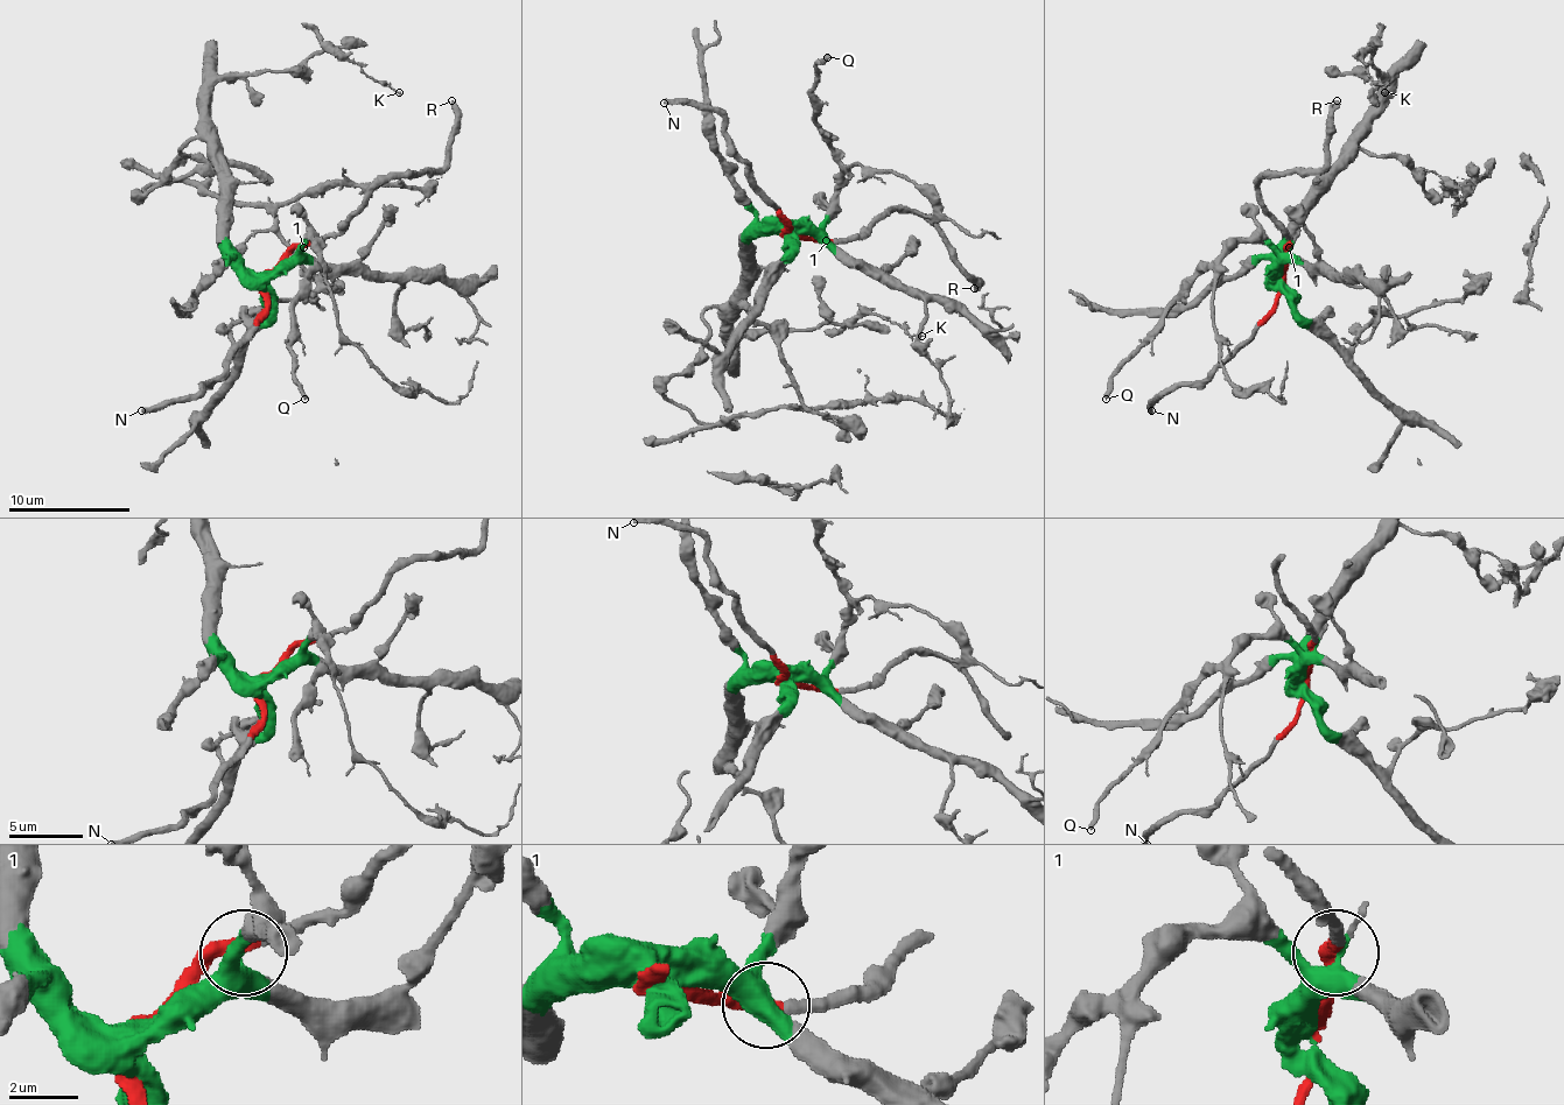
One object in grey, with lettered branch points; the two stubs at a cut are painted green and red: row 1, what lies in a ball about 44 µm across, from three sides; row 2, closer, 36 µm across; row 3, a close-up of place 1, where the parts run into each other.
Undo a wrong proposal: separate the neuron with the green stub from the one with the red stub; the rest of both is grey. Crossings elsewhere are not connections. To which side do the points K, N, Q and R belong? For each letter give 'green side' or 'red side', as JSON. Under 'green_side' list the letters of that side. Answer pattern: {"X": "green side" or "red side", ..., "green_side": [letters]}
{"K": "green side", "N": "red side", "Q": "green side", "R": "red side", "green_side": ["K", "Q"]}

